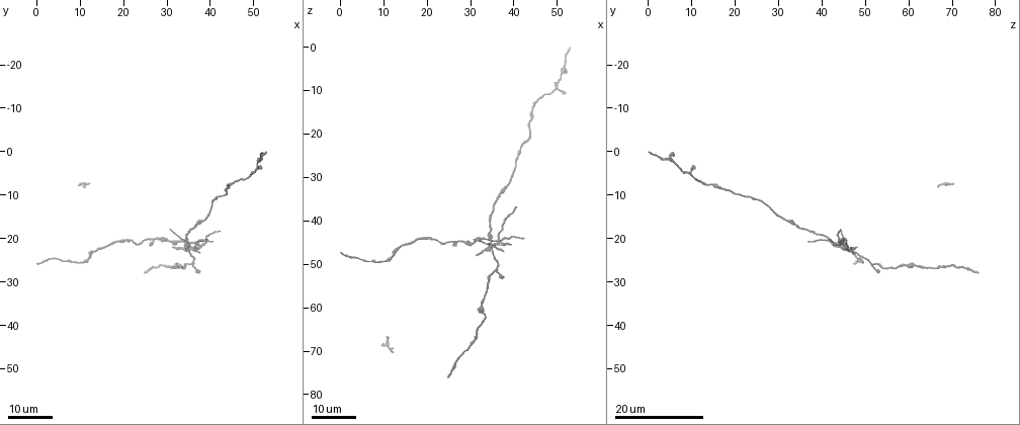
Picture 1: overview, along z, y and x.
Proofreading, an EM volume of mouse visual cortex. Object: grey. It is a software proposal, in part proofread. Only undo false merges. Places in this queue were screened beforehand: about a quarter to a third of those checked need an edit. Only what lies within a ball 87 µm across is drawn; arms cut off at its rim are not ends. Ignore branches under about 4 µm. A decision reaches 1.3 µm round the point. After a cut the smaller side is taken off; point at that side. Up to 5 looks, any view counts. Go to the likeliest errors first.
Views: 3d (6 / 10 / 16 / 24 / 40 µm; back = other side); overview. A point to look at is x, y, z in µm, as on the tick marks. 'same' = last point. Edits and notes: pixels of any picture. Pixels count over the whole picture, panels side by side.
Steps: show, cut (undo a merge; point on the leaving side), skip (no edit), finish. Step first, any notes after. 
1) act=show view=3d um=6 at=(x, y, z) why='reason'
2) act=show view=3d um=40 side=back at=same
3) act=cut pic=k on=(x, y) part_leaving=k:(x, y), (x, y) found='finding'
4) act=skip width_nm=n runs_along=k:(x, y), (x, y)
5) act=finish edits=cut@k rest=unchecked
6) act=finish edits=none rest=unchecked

act=show view=3d um=16 at=(33.0, 26.5, 58.5) why='calibre changes'

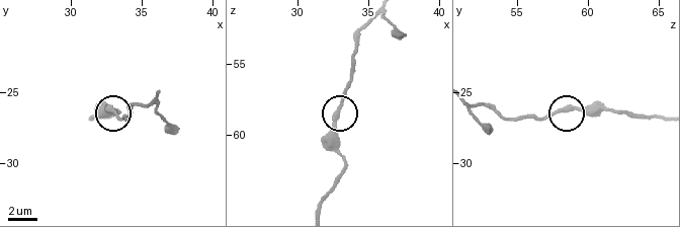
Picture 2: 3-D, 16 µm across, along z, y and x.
act=show view=3d um=6 at=(32.6, 26.0, 58.8) why='closer look'

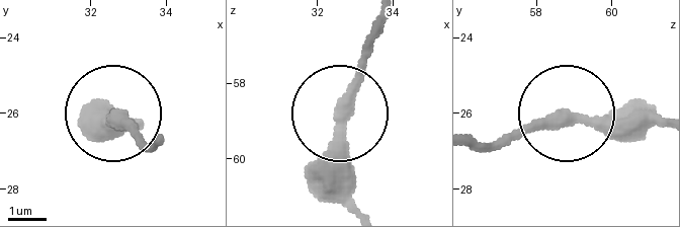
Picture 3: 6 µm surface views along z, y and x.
act=skip runs_along=3:(387, 19), (341, 126), (347, 210) found='continuous, no second neuron'

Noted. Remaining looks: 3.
act=show view=3d um=16 at=(51.0, 3.0, 6.5) why='sudden change in width'

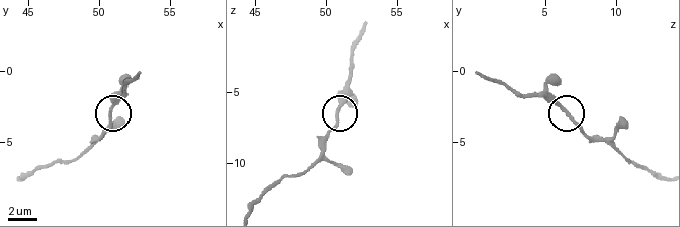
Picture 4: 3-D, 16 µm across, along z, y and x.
act=show view=3d um=6 at=(50.8, 3.0, 6.4)

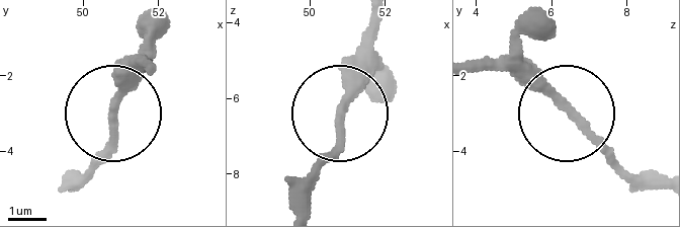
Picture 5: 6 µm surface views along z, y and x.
act=skip width_nm=220 runs_along=5:(291, 210), (302, 180), (337, 142), (340, 74), (356, 49) found='all the same neuron'

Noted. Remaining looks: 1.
act=finish edits=none rest=unchecked

